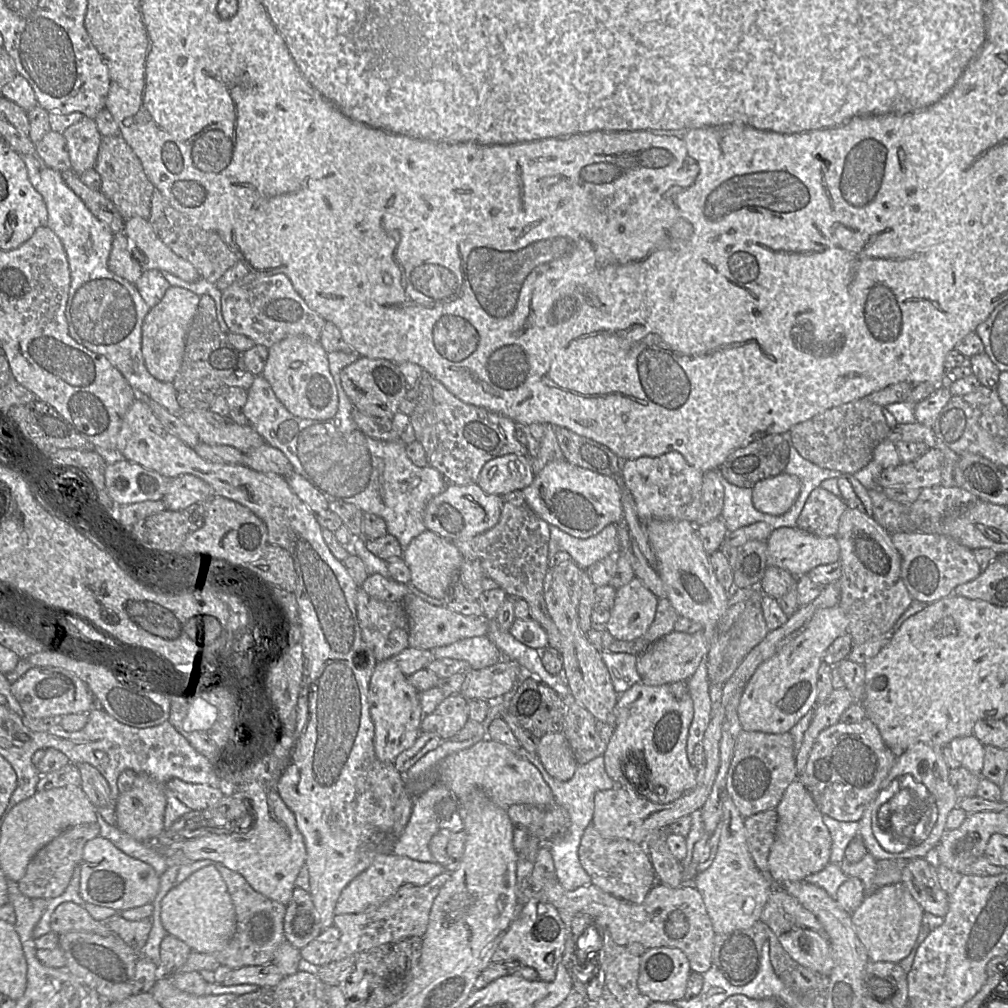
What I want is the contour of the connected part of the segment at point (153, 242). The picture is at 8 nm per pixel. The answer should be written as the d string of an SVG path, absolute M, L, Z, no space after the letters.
M138 216L130 218L126 221L123 233L144 271L166 271L186 282L201 279L190 262L176 255L157 237L148 219Z

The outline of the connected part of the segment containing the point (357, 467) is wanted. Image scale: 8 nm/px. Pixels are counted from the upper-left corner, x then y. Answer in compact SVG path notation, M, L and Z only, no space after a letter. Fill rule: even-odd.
M257 375L250 388L247 390L248 398L244 406L244 414L248 420L248 424L255 429L255 431L265 440L265 443L280 450L291 463L293 470L305 478L328 502L341 501L350 503L361 509L363 512L376 514L384 519L387 526L387 532L394 535L400 543L403 550L408 544L419 534L426 530L424 524L424 512L429 501L439 493L441 493L445 487L449 484L445 477L432 466L418 467L412 463L407 457L405 452L406 444L401 441L380 441L369 437L367 434L362 432L354 423L352 419L352 411L354 406L350 401L349 397L342 390L342 388L336 388L338 393L338 410L335 416L328 420L311 420L302 419L291 414L287 408L278 400L275 393L273 392L270 384L262 375Z

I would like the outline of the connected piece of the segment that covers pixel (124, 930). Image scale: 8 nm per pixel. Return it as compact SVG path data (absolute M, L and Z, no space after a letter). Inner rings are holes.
M119 912L109 917L105 925L113 934L123 939L131 948L141 954L152 928L152 918L131 921L120 915Z

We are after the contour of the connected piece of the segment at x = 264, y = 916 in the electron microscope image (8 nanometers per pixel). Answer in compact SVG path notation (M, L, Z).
M218 864L216 868L227 885L235 907L236 931L222 950L209 953L192 950L186 962L178 971L170 973L167 976L172 977L179 973L198 971L209 982L213 982L212 972L223 965L236 969L242 966L259 966L272 963L278 947L285 941L283 921L286 913L286 905L254 890L241 874L222 864Z

